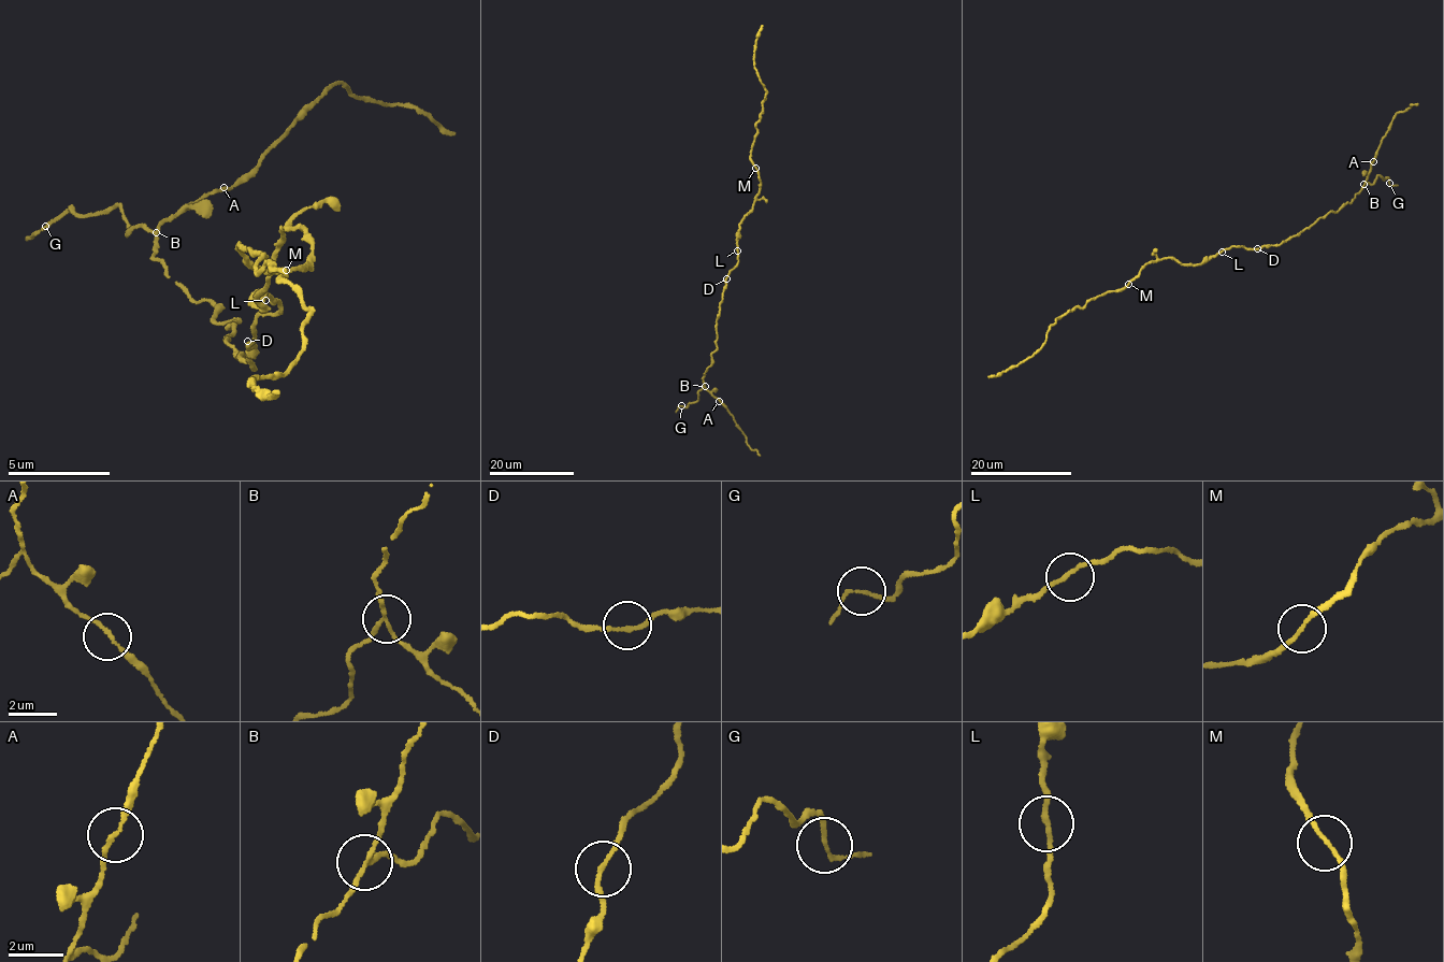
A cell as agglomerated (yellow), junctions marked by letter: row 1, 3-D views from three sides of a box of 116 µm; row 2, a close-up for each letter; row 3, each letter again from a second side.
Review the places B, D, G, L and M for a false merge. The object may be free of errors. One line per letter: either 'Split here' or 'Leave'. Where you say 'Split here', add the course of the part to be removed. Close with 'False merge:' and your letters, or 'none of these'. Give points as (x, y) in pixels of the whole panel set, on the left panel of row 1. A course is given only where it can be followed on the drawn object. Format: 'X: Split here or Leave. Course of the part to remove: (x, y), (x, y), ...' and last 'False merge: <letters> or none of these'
B: Split here. Course of the part to remove: (156, 231), (157, 219), (256, 167), (297, 111), (342, 84), (360, 100), (409, 102), (455, 135)
D: Leave
G: Leave
L: Leave
M: Leave
False merge: B

